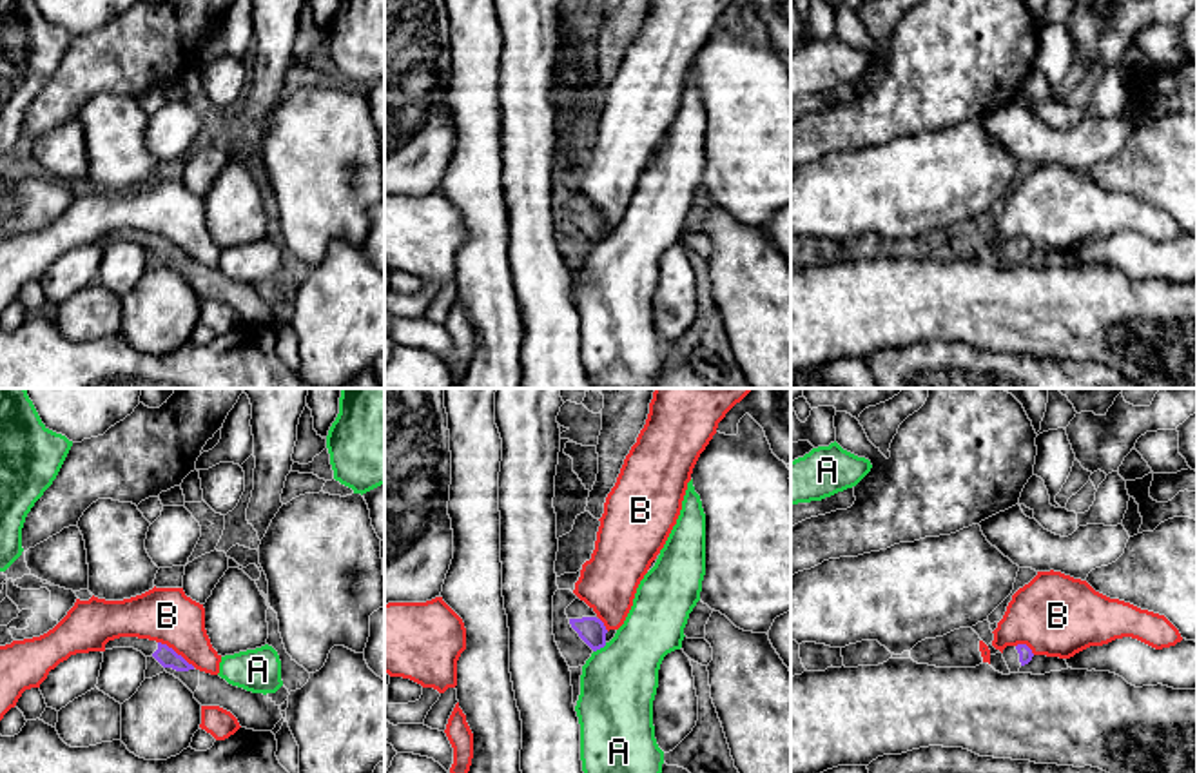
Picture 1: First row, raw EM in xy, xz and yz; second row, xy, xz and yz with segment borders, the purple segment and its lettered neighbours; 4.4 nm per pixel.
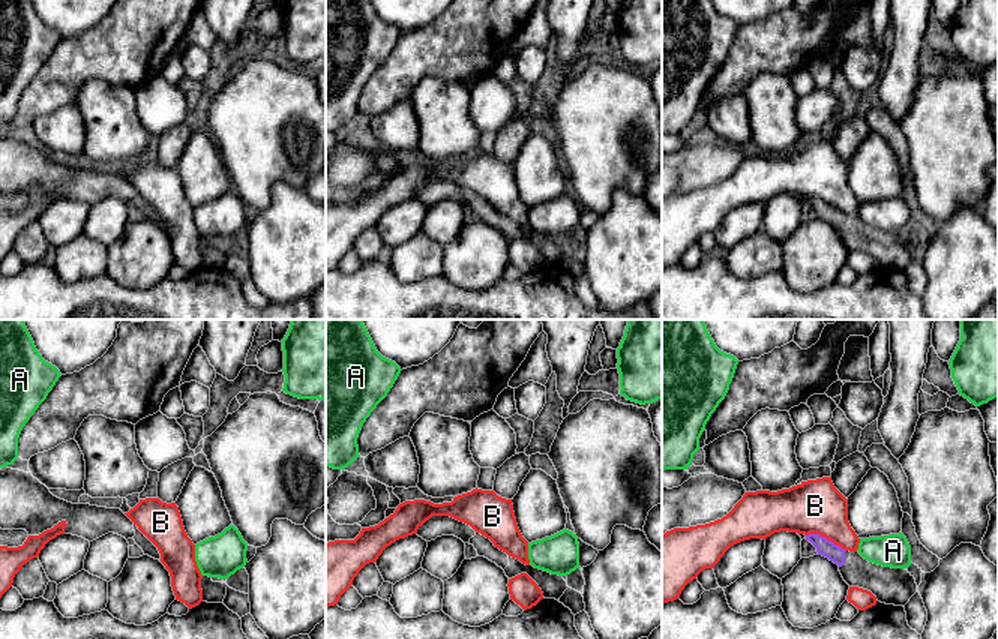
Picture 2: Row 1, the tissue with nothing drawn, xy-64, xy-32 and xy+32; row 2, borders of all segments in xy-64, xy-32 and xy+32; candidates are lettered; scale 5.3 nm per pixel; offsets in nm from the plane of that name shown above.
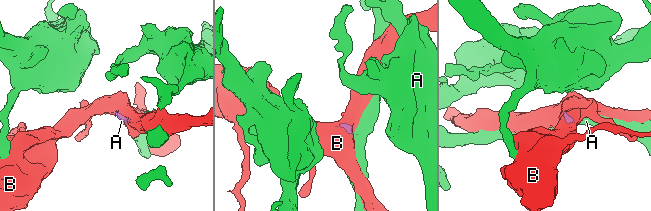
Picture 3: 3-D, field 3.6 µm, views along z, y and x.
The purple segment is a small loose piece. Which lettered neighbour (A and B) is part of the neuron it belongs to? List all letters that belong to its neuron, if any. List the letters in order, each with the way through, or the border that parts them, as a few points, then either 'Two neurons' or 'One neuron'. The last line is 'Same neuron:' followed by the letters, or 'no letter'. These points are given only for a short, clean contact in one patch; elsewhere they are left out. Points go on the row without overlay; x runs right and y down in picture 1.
A: Boundary: xz (606, 236), (593, 245). Two neurons
B: Boundary: xy (158, 234), (171, 240), (194, 260). Two neurons
Same neuron: no letter

